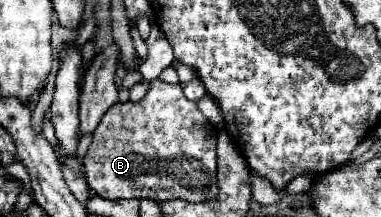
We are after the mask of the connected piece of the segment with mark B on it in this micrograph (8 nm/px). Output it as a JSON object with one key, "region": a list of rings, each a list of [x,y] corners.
{"region":[[[156,79],[150,83],[150,91],[140,103],[116,103],[106,111],[100,125],[92,135],[90,149],[82,159],[86,169],[86,181],[90,189],[104,199],[184,199],[184,201],[212,201],[218,195],[216,185],[216,139],[218,131],[200,113],[194,101],[188,101],[180,85],[164,83]]]}

